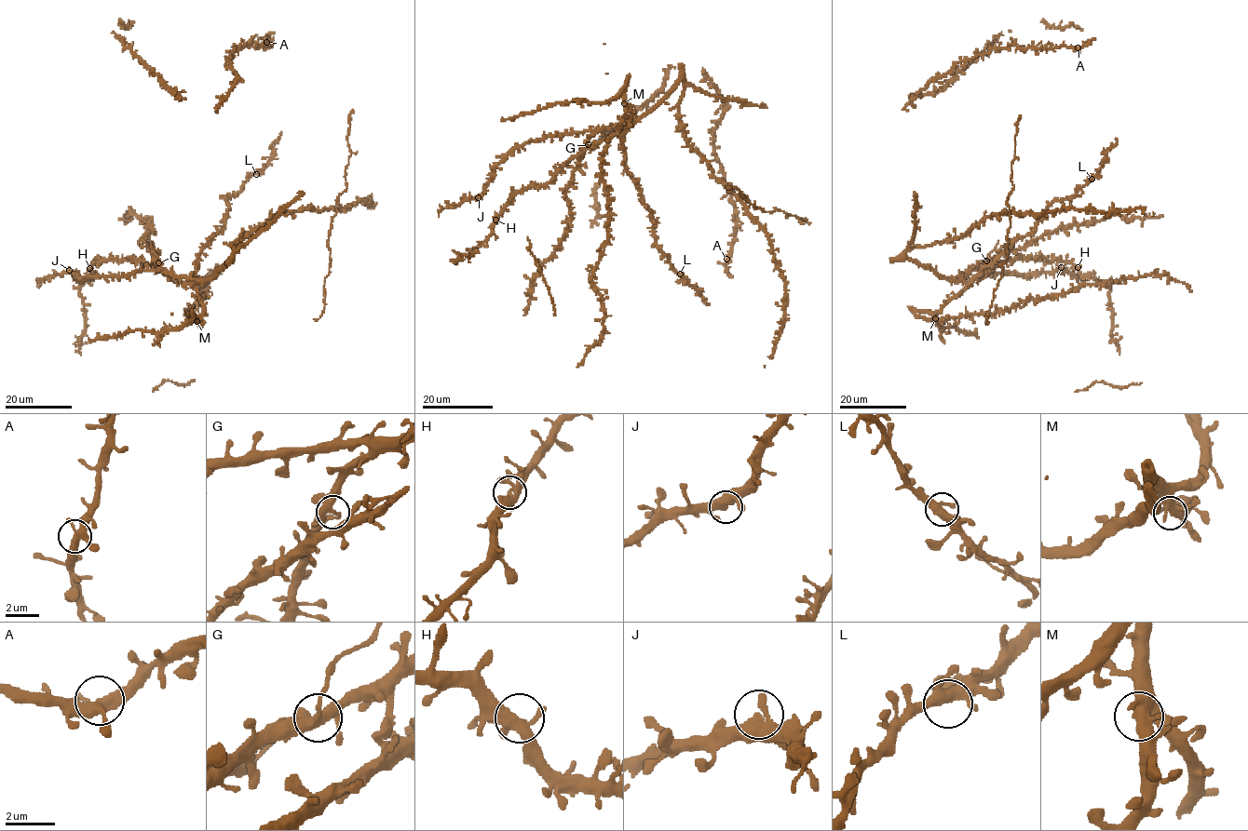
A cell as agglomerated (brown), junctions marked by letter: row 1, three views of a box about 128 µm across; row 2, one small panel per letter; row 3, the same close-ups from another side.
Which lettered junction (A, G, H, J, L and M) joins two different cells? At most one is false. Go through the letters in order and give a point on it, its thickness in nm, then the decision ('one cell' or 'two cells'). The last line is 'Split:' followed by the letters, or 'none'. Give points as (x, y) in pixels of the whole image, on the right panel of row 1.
A: at (1078, 47); 400 nm thick; one cell
G: at (986, 261); 360 nm thick; two cells
H: at (1078, 267); 360 nm thick; one cell
J: at (1061, 267); 360 nm thick; one cell
L: at (1092, 179); 380 nm thick; one cell
M: at (935, 318); 400 nm thick; one cell
Split: G

